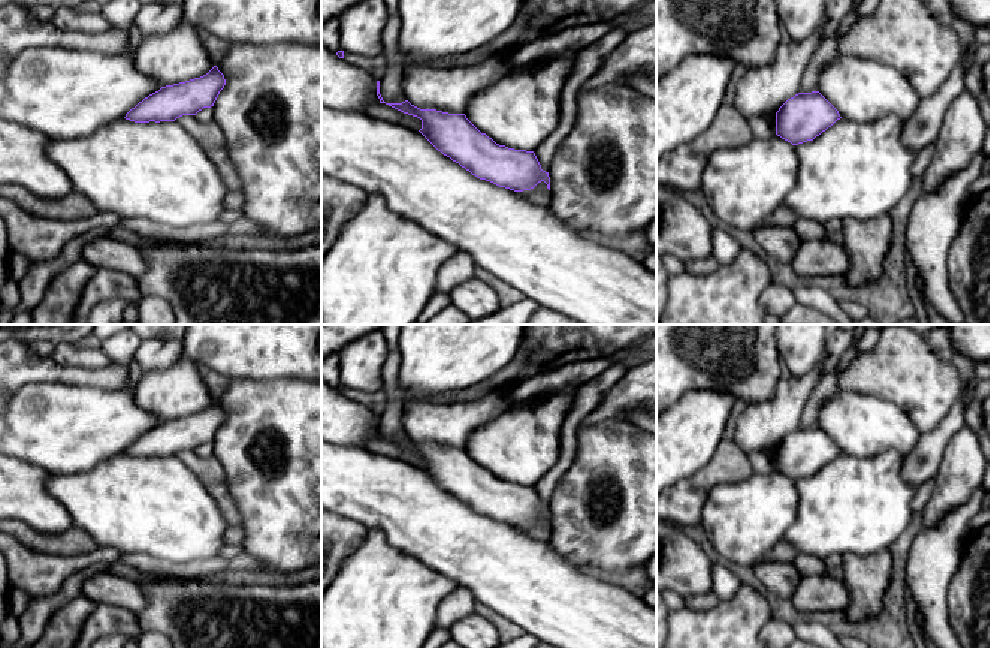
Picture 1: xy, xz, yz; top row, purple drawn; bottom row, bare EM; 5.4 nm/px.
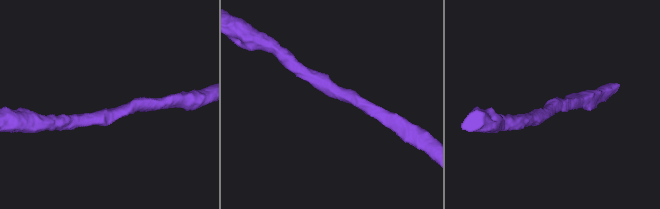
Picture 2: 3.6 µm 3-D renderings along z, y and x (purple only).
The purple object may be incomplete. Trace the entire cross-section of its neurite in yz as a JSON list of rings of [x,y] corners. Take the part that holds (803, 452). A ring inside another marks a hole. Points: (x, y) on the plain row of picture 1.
[[[798,428],[776,447],[776,470],[798,480],[813,476],[837,455],[839,446],[819,428]]]

